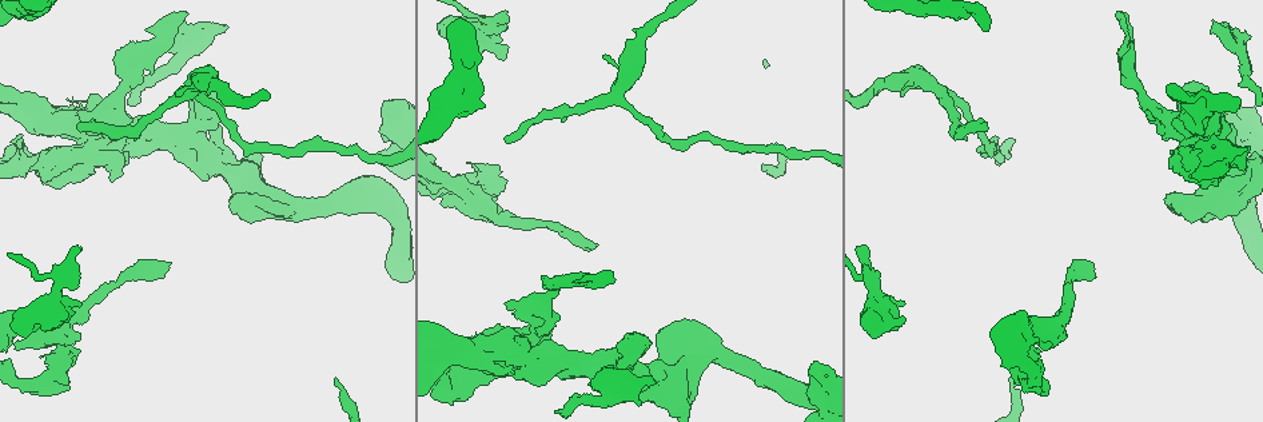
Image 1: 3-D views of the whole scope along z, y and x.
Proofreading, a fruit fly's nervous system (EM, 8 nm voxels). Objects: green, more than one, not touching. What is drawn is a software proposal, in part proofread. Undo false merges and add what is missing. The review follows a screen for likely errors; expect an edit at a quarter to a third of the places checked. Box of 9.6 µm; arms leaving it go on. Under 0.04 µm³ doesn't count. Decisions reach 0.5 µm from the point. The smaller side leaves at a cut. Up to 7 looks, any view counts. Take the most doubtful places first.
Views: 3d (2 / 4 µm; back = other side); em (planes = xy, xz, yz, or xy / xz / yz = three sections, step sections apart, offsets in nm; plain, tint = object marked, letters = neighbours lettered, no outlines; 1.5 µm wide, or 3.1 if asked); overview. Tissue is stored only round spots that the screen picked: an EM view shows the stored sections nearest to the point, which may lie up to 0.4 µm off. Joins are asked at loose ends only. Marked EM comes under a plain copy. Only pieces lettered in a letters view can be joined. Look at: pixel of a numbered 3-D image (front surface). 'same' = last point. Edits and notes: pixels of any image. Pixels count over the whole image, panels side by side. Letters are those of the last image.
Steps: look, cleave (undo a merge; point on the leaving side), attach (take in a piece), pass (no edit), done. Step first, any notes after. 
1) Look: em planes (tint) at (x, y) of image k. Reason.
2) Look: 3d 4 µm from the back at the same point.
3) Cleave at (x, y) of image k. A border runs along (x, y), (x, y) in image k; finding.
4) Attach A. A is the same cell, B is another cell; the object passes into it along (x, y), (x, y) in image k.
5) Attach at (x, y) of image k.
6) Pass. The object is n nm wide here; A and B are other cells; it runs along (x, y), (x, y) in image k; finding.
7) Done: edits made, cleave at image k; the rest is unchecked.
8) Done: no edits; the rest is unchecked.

Look: em planes (tint) at (110, 140) of image 1. Arms run side by side.

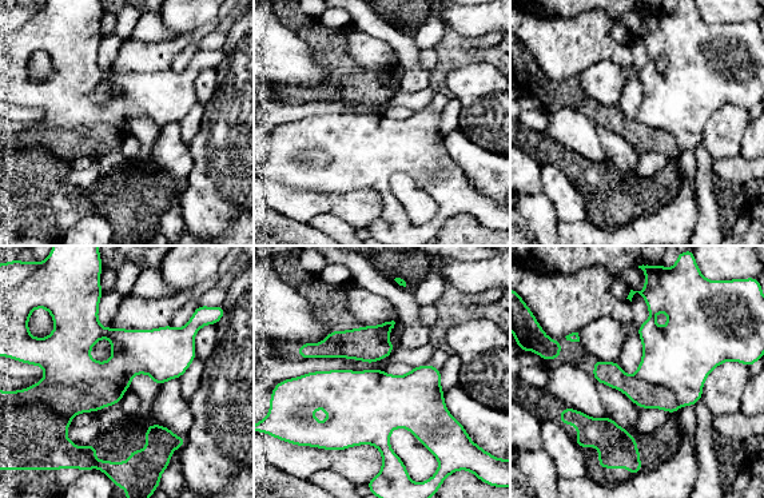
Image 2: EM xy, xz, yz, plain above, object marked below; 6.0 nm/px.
Look: em planes (letters) at the same point. See the neighbours.

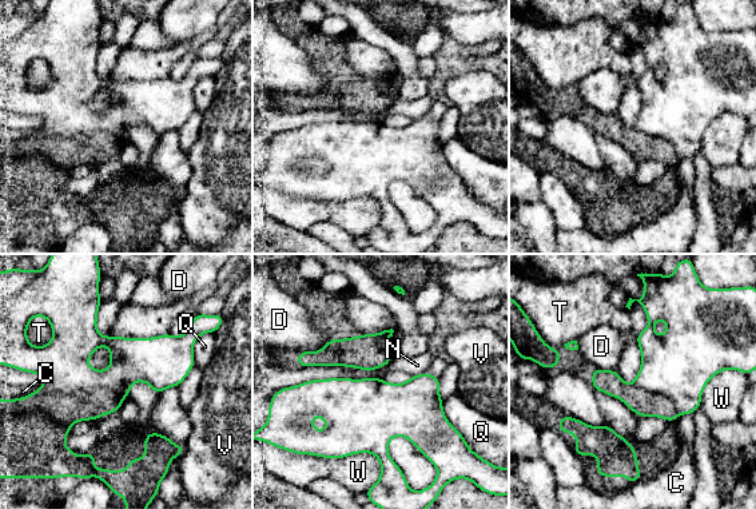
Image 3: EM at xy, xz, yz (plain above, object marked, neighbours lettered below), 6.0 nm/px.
Cleave at (50, 416) of image 3. The longest contact is with W, 340 nm; C, D, N, Q, T, V and W are other cells; a border runs along (40, 389), (108, 388), (120, 400) in image 3; two neurons meet here.

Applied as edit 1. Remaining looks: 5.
Look: overview.

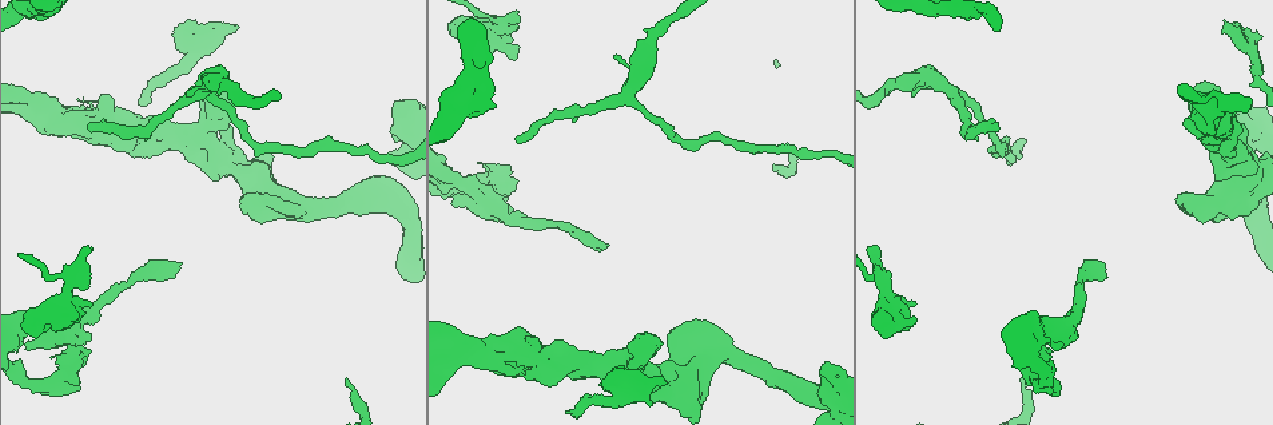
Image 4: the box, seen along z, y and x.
Look: em xz step 4 (letters) at (644, 374) of image 4. Branch stops here.

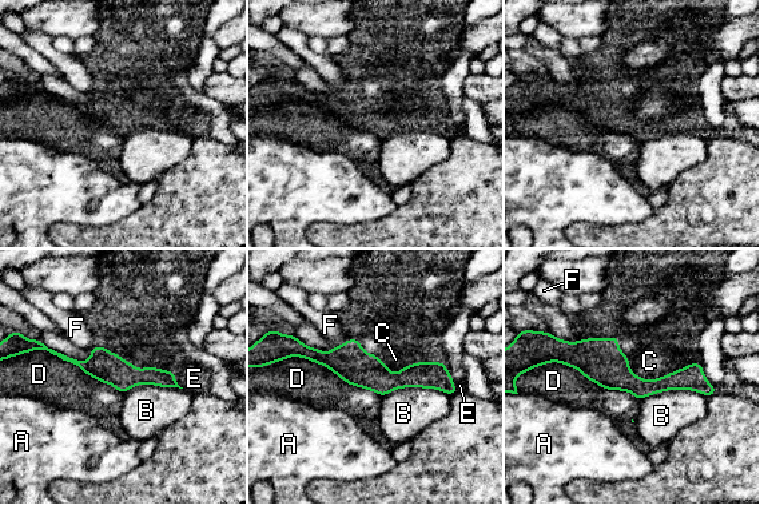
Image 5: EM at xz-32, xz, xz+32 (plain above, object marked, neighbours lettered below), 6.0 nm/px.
Attach at (39, 374) of image 5. D is the same cell, A, B, C, E and F are other cells; it goes on there.

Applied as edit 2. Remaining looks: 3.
Done: edits made, cleave at image 3, attach at image 5; the rest is unchecked.

